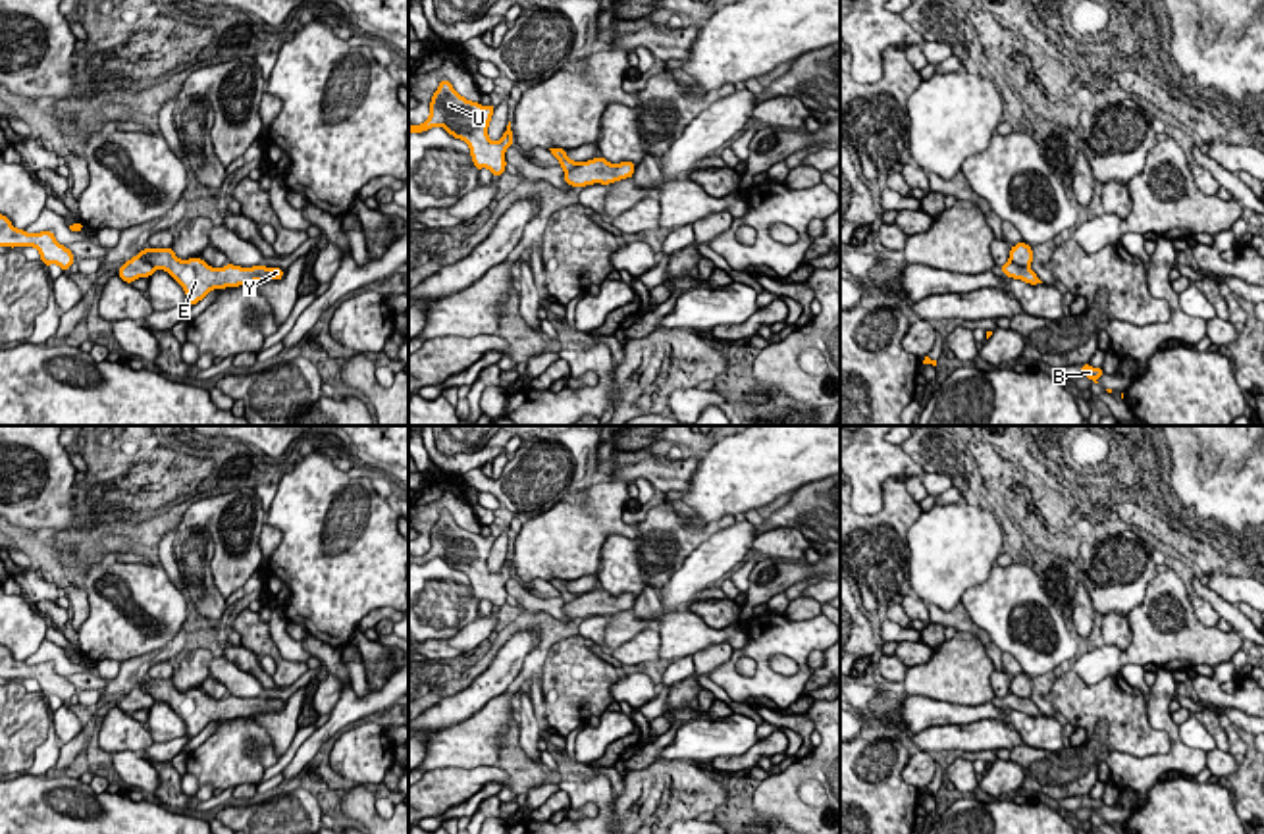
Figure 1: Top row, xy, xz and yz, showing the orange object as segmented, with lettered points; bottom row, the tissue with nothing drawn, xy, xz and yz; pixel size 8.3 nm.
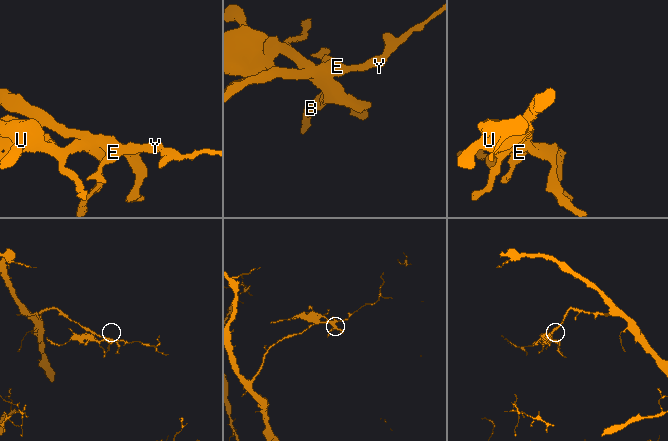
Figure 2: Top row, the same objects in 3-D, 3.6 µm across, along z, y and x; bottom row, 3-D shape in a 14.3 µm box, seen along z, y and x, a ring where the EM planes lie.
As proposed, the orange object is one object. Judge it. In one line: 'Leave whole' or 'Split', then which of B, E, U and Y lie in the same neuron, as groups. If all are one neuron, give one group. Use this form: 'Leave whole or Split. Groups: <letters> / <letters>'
Split. Groups: B U / E Y

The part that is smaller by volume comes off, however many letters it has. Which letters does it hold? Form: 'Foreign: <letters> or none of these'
Foreign: B, U

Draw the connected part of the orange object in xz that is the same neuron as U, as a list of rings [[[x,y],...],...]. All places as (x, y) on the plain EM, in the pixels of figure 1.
[[[441,510],[430,532],[430,549],[420,557],[408,555],[408,564],[424,564],[439,557],[451,568],[468,576],[478,603],[487,599],[493,609],[499,609],[507,599],[505,582],[514,574],[514,570],[511,553],[497,574],[487,568],[493,543],[493,535],[482,537],[480,534],[466,532],[447,510]]]

